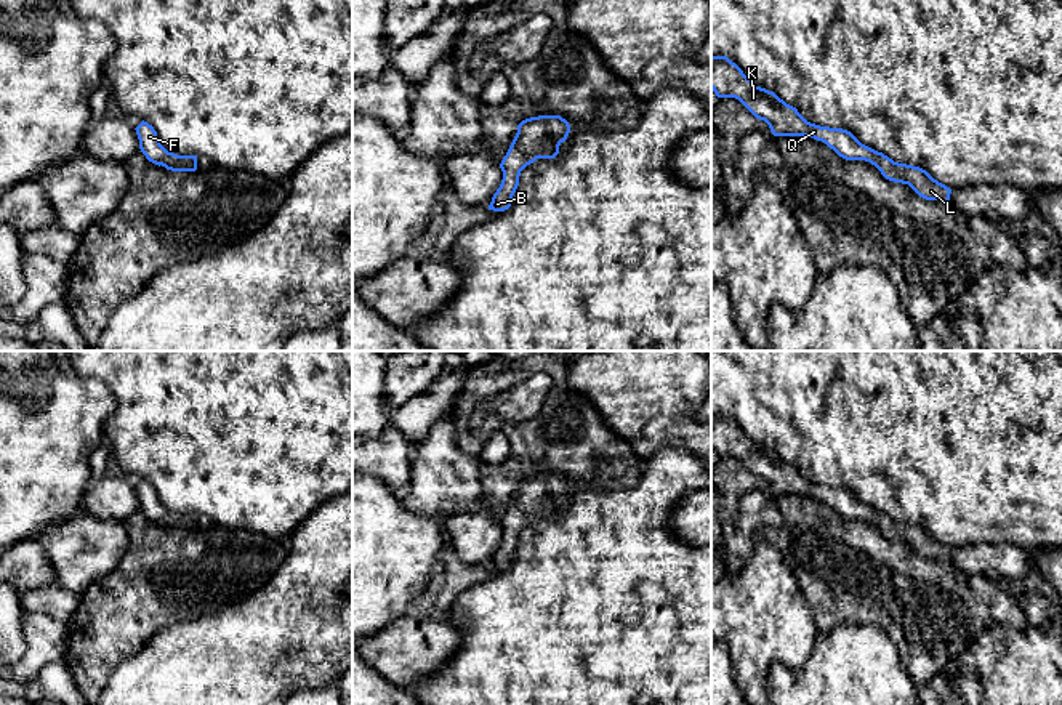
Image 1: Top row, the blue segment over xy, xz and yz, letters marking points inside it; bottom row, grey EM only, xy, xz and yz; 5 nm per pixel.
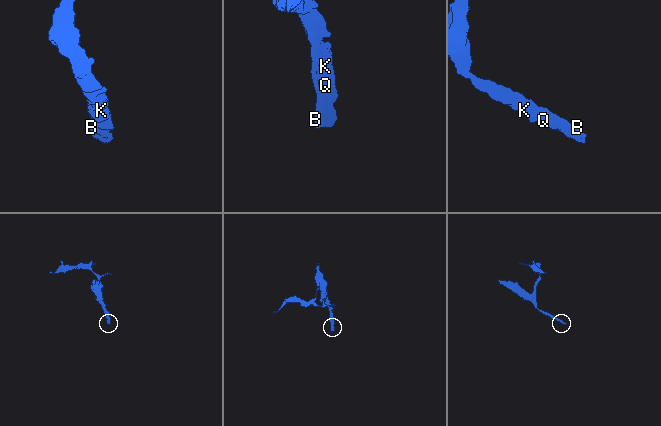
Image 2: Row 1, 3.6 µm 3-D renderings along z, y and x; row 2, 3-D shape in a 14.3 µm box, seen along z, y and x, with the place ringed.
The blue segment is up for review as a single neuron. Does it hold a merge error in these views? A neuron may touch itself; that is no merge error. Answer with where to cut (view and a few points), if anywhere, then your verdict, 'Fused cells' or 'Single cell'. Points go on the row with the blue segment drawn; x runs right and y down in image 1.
No split. Single cell

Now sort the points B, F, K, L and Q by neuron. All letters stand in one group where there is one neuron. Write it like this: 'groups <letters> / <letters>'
groups B F K L Q

